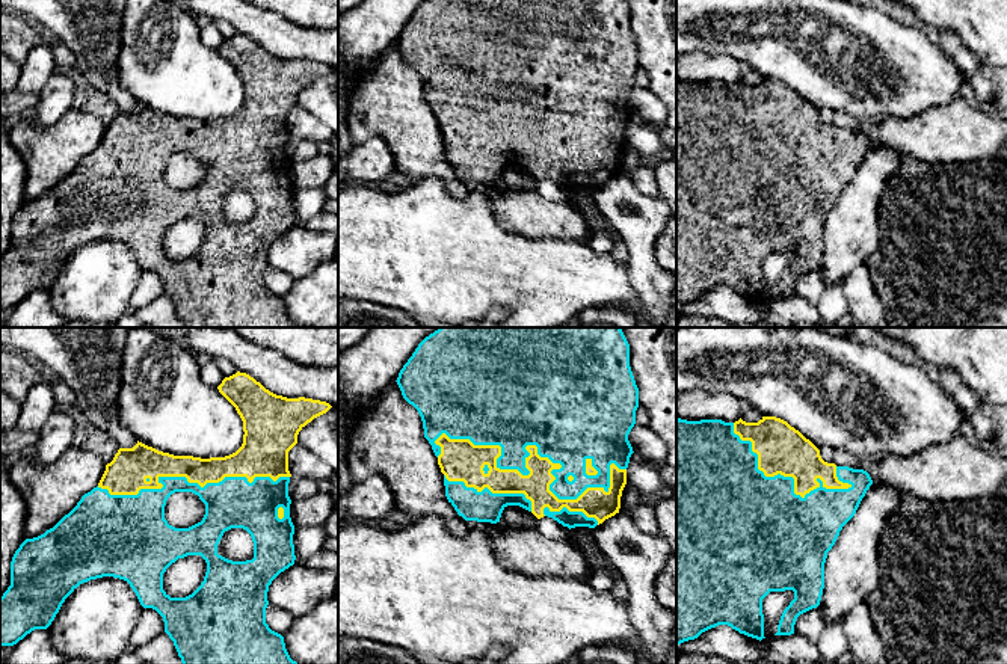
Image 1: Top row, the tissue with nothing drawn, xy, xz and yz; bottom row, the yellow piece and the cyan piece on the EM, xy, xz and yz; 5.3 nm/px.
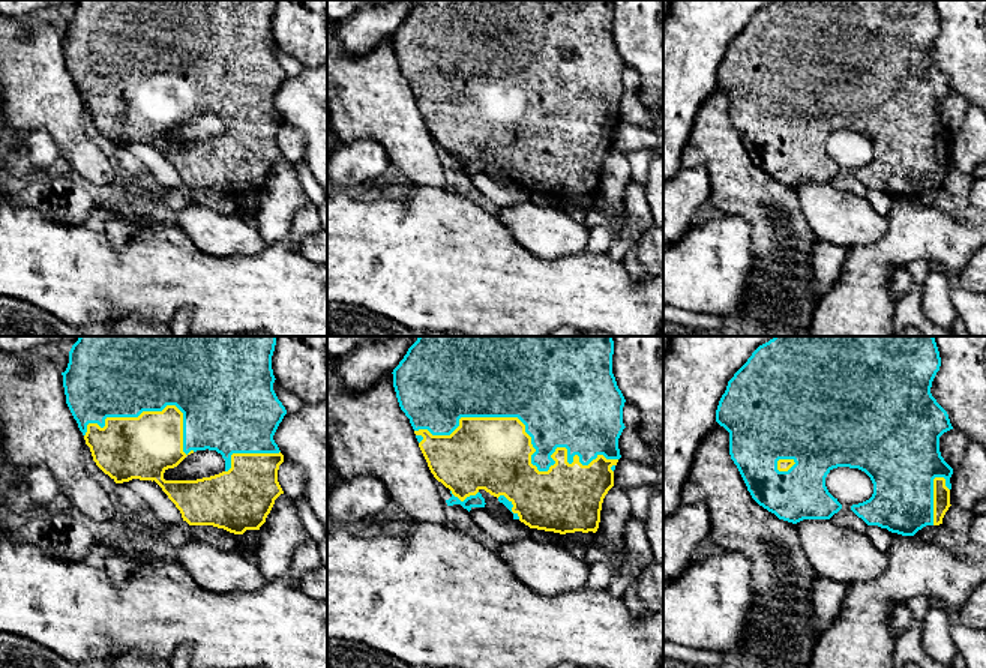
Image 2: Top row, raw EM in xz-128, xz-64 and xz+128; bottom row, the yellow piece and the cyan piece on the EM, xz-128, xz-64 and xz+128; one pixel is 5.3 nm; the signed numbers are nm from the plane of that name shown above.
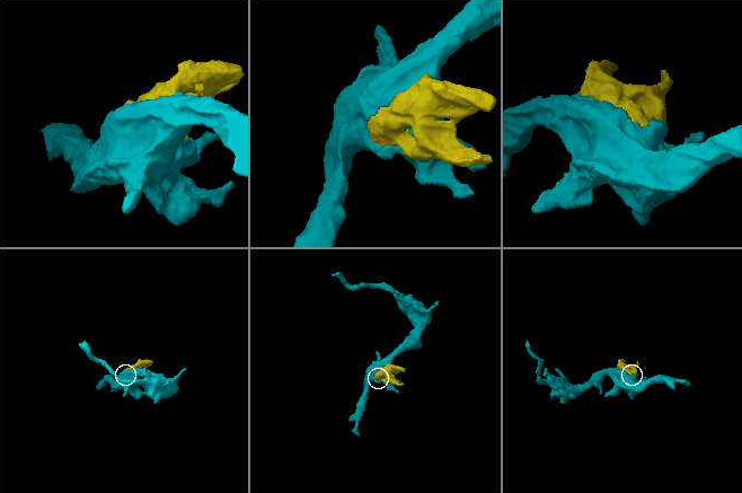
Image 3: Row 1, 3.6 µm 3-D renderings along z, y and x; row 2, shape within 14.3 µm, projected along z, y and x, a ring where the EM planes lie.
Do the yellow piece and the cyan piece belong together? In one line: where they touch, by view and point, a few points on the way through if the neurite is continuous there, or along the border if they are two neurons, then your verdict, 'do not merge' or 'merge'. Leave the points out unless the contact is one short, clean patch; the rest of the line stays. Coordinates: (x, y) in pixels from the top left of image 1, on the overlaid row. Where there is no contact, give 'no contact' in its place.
meets yellow in xz at (536, 448); merge

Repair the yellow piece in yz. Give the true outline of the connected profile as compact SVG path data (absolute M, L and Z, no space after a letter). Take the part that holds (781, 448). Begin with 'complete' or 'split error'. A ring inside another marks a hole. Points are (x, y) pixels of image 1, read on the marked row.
split error; M762 417L758 423L746 423L741 418L735 423L722 420L687 421L676 420L676 647L688 640L698 638L702 632L719 625L728 625L747 637L762 640L764 614L762 599L770 592L793 590L794 599L784 610L778 632L774 635L794 634L794 625L800 614L817 608L824 589L824 563L827 552L835 545L842 527L855 516L862 498L873 484L870 474L864 469L836 466L821 459L820 450L787 421L776 417Z

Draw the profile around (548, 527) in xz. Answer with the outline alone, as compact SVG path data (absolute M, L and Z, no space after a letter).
M544 516L536 521L534 528L539 530L544 536L550 539L568 539L569 537L569 528L563 527L553 518Z

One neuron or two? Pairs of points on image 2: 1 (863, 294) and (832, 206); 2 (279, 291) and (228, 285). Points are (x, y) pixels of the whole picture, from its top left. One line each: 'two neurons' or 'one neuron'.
1: two neurons
2: one neuron

